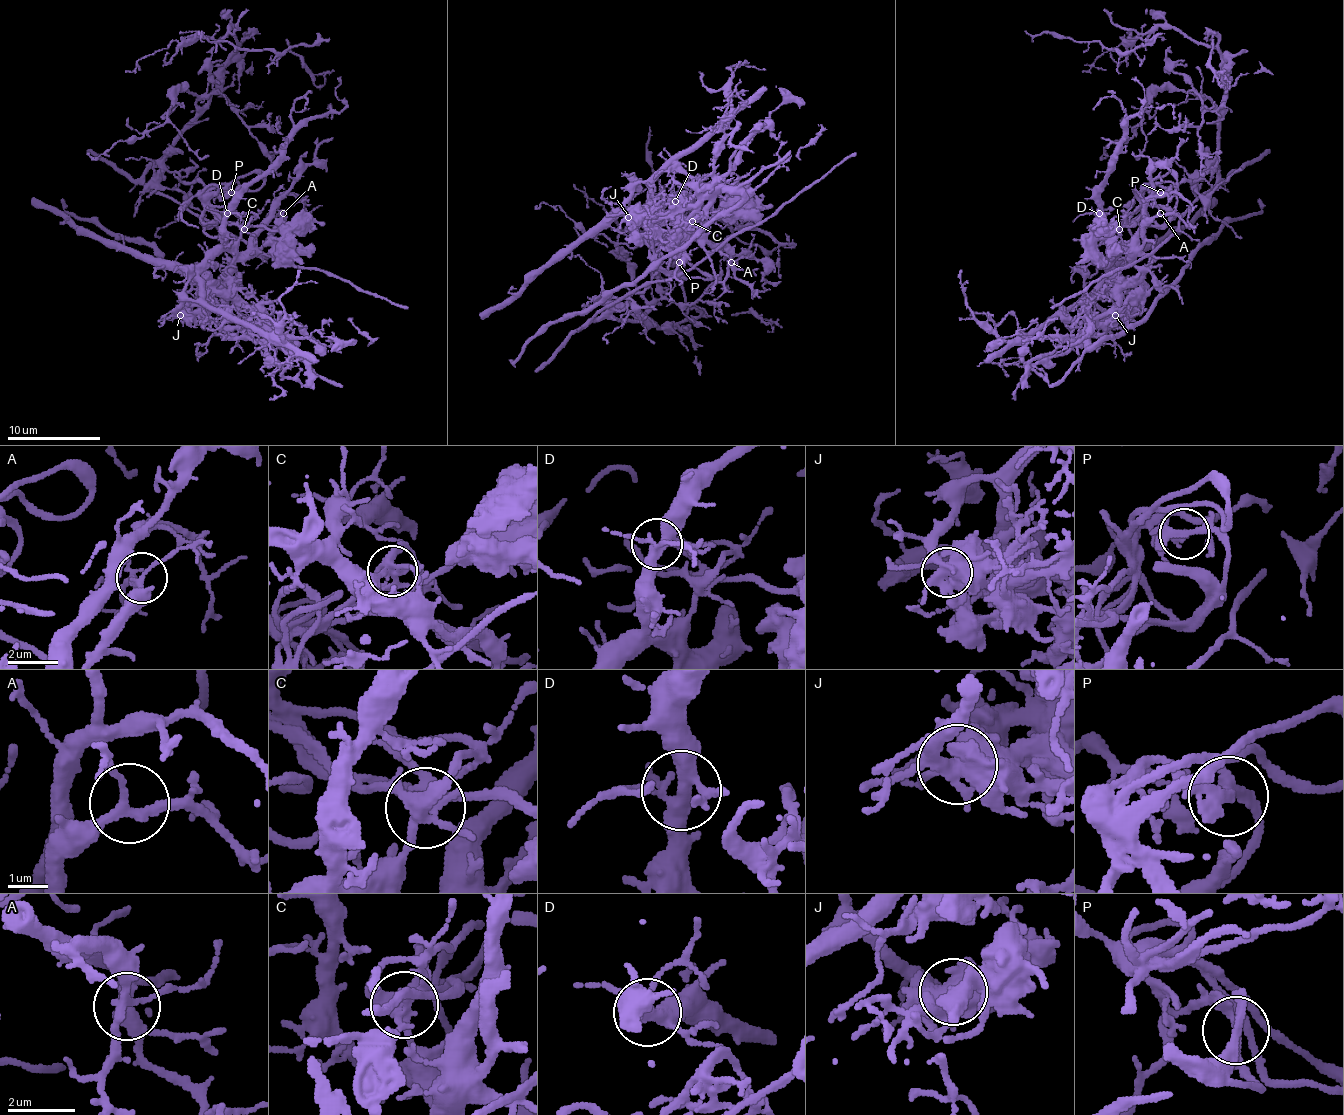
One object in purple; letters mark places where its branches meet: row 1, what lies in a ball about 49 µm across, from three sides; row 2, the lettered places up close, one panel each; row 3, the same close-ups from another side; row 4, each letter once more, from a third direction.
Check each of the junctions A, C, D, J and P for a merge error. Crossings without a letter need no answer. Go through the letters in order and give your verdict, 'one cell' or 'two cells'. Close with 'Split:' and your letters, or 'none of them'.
A: one cell
C: two cells
D: one cell
J: two cells
P: two cells
Split: C, J, P

